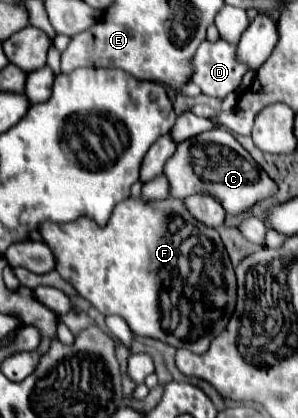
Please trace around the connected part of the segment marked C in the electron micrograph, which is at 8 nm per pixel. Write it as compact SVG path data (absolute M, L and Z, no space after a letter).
M214 129L208 133L200 133L188 141L178 143L178 149L172 159L168 159L164 167L164 175L168 175L172 197L186 199L194 193L214 195L226 213L238 215L246 211L256 201L274 195L276 185L264 171L254 163L250 153L232 137L232 133L224 129Z

